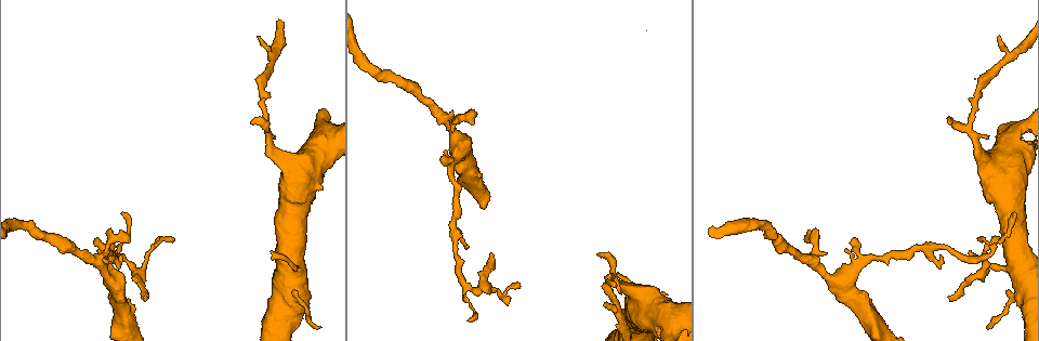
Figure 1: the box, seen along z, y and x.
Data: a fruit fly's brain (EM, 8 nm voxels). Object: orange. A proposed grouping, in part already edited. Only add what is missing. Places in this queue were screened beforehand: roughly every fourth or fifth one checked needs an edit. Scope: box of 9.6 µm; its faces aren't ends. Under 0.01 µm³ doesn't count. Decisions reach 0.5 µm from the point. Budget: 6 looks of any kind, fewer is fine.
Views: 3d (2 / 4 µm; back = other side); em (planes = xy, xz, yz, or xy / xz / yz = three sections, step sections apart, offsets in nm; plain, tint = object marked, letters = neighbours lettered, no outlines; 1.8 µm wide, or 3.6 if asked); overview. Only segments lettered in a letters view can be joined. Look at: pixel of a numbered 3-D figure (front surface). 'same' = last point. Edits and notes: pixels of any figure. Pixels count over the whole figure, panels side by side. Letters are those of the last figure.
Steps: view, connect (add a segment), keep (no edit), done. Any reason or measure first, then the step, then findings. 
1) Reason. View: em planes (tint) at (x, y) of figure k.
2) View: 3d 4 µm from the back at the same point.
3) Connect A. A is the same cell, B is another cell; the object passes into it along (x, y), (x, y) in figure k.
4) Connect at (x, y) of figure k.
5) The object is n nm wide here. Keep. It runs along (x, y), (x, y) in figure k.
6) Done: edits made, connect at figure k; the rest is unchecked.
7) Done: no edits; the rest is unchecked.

Free end. View: em xy step 8 (letters) at (947, 122) of figure 1.

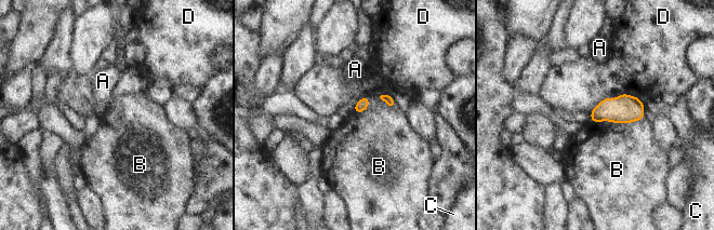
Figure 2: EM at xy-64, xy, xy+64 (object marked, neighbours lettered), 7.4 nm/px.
Keep. A, B, C and D are other cells; no lettered segment goes on from it.

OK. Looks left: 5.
An open end. View: em planes (letters) at (1001, 38) of figure 1.

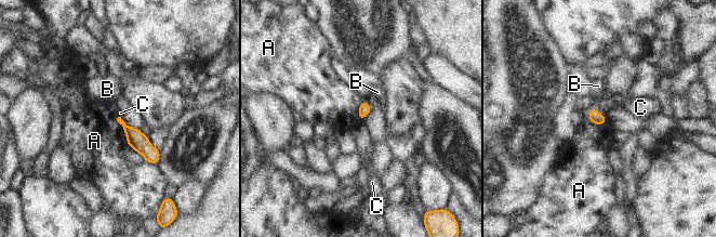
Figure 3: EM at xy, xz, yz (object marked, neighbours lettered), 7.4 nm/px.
The object is 90 nm wide here. Keep. A, B and C are other cells; a border runs along (588, 112), (596, 109), (605, 117) in figure 3; no lettered segment goes on from it.

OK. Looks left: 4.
Branch stops here. View: em planes (letters) at (96, 241) of figure 1.

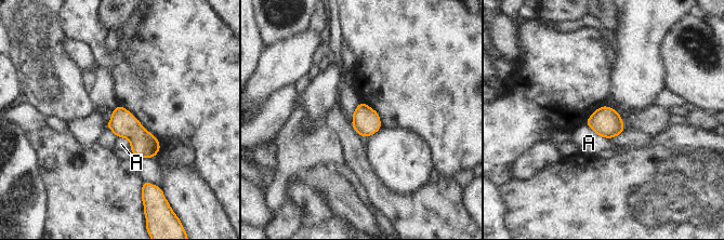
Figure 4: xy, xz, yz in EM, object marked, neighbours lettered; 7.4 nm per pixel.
Keep. A is another cell; a border runs along (586, 123), (597, 134), (608, 138) in figure 4; none of them fits.

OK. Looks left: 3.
Done: no edits; the rest is unchecked.

